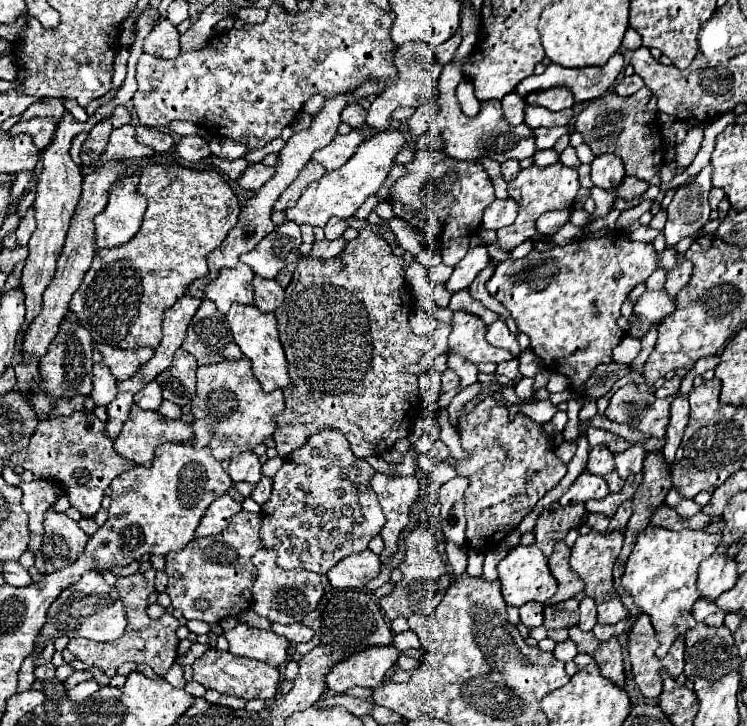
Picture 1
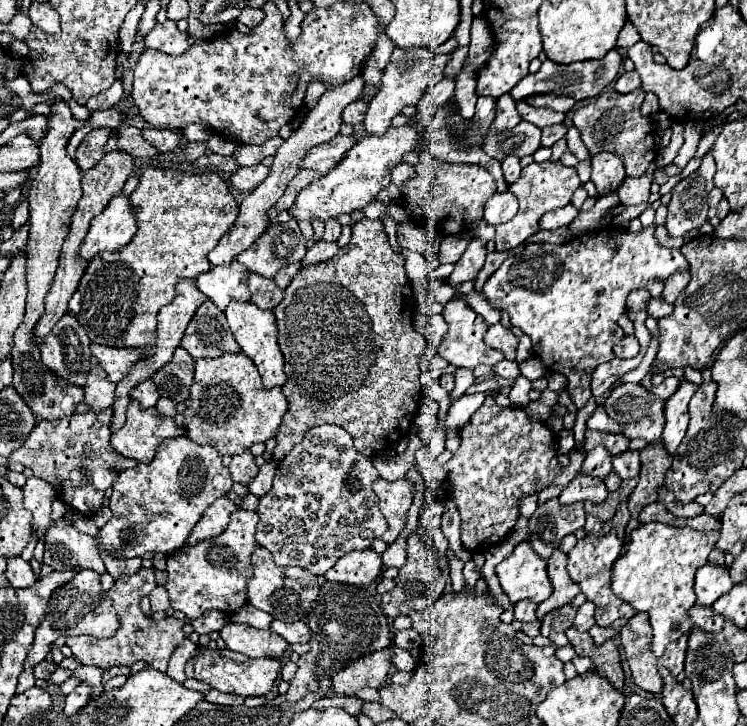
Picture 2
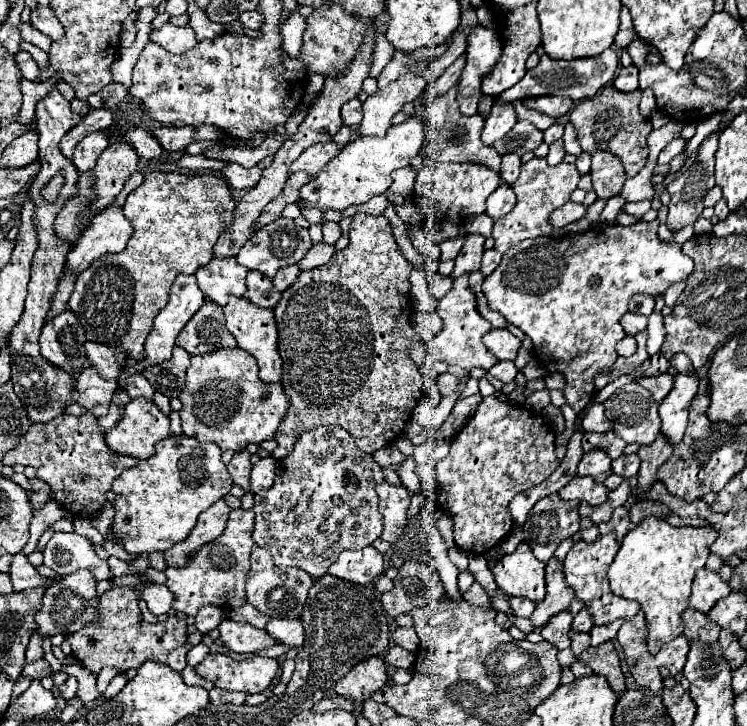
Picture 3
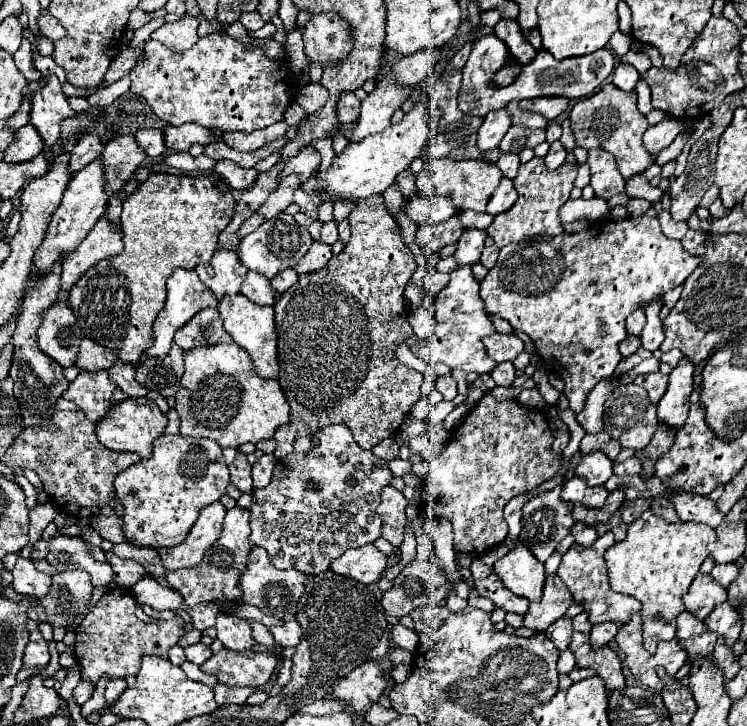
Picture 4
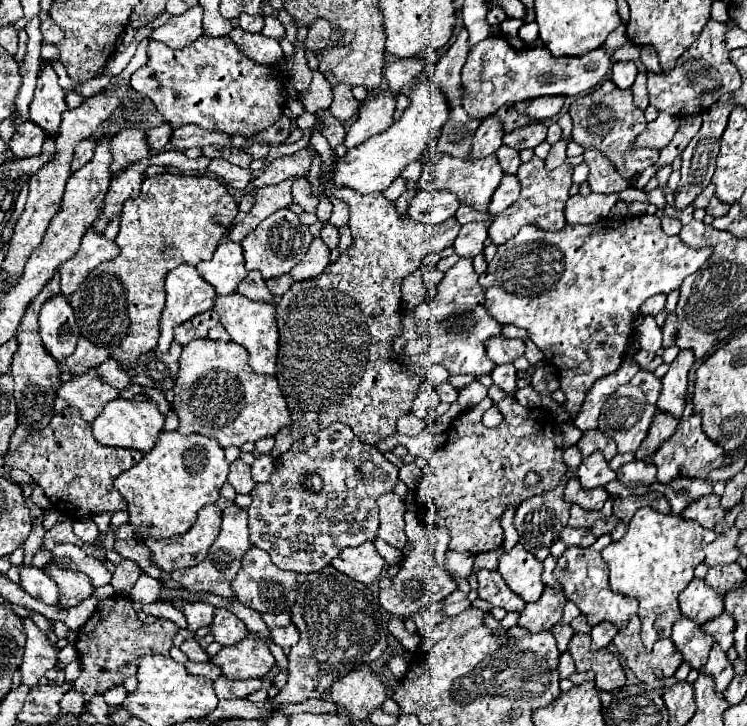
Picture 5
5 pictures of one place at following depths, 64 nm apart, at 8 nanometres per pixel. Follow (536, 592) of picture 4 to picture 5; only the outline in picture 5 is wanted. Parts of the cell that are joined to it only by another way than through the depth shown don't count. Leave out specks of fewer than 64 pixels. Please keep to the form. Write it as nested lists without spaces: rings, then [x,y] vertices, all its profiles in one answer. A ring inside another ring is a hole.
[[[516,544],[498,560],[498,572],[502,574],[504,582],[526,602],[536,602],[542,596],[542,570],[542,562],[536,560],[536,556],[528,552],[522,544]]]

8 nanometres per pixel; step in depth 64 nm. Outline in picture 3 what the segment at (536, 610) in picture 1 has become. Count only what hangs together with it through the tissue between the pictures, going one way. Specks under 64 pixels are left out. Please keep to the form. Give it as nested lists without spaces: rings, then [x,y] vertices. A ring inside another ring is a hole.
[[[510,598],[510,606],[512,606],[512,614],[518,618],[530,618],[536,604],[528,598]]]

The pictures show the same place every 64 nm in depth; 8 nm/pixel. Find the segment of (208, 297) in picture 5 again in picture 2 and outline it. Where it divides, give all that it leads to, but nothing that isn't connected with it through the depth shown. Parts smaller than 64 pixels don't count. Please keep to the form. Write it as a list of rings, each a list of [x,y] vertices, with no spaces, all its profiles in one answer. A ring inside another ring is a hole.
[[[180,280],[180,282],[178,282],[174,302],[168,304],[168,306],[164,306],[164,308],[160,310],[160,314],[158,314],[156,352],[154,352],[152,356],[148,356],[146,360],[136,362],[136,364],[132,366],[132,372],[130,372],[124,380],[120,380],[120,382],[116,384],[116,398],[114,398],[114,404],[112,404],[112,422],[110,422],[110,430],[112,430],[112,432],[118,432],[118,430],[124,426],[126,408],[128,408],[128,404],[130,404],[130,390],[132,390],[136,384],[152,378],[152,374],[158,372],[160,366],[164,366],[164,364],[168,364],[168,362],[172,360],[172,354],[174,354],[174,350],[180,346],[180,340],[182,340],[182,336],[184,336],[184,330],[186,330],[188,322],[192,320],[194,312],[198,310],[198,306],[200,306],[204,300],[206,300],[206,296],[196,288],[194,280]]]

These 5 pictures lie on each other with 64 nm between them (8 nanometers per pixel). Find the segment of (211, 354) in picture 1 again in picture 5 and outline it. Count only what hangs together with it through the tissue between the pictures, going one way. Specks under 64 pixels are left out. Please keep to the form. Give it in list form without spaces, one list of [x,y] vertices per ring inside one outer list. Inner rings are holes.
[[[208,310],[204,314],[198,314],[194,318],[190,318],[188,322],[180,324],[176,330],[174,330],[174,340],[182,346],[182,344],[188,344],[196,338],[210,338],[210,340],[222,340],[222,342],[228,342],[230,340],[230,334],[224,330],[224,326],[220,324],[218,316],[214,310]]]

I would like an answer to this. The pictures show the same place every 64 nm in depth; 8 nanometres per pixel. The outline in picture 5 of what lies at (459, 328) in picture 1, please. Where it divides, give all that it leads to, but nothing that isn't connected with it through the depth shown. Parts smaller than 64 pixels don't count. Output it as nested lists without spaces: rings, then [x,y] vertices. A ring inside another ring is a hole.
[[[460,258],[456,266],[452,266],[442,284],[438,286],[438,294],[432,300],[436,330],[420,334],[416,340],[408,340],[404,350],[416,364],[442,364],[450,370],[450,374],[490,374],[496,364],[488,360],[484,350],[484,340],[500,334],[500,324],[488,314],[484,306],[484,290],[478,284],[478,274],[472,268],[470,258]]]

